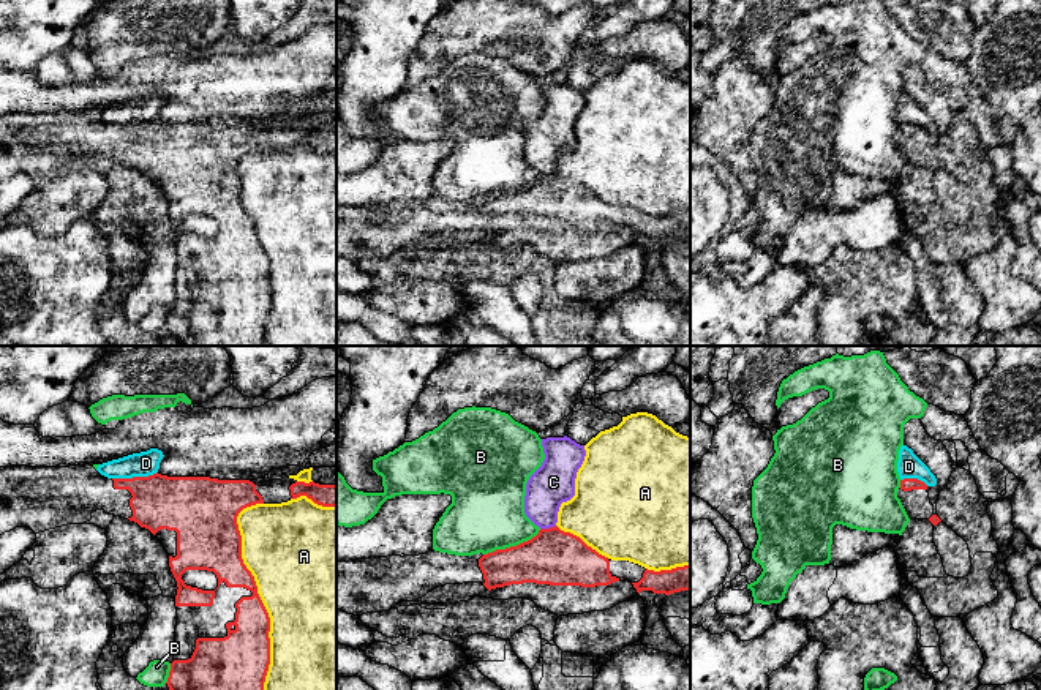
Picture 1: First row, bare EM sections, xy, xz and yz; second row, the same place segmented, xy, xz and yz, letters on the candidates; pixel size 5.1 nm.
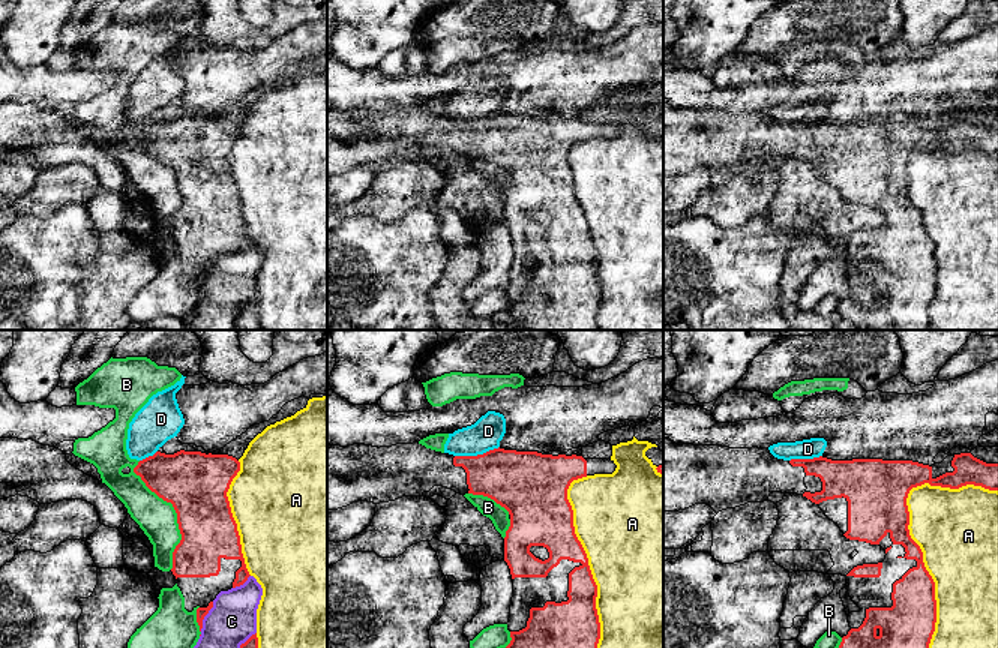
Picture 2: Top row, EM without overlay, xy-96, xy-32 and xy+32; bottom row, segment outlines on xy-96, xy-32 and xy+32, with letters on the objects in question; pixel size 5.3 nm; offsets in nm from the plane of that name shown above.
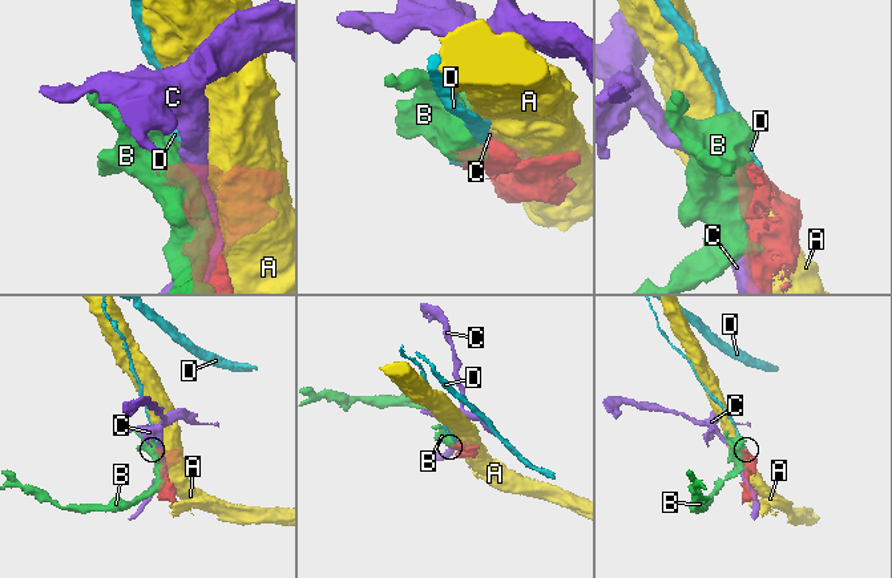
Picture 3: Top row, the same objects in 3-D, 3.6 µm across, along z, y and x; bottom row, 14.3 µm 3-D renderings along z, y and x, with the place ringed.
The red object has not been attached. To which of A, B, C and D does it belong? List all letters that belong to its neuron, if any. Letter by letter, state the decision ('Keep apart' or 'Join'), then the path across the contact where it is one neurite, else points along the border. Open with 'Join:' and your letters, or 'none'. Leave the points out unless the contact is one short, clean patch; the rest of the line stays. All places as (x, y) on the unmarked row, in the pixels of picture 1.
Join: none
A: Keep apart
B: Keep apart
C: Keep apart
D: Keep apart. Boundary: xy (157, 117), (147, 122), (112, 125)

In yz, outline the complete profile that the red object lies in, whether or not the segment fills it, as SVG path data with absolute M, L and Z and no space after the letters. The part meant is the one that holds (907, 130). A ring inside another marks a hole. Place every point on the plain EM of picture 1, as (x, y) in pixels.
M918 125L900 126L897 144L900 145L910 166L929 166L934 172L941 167L934 159L934 152L930 150L927 131L924 128Z

